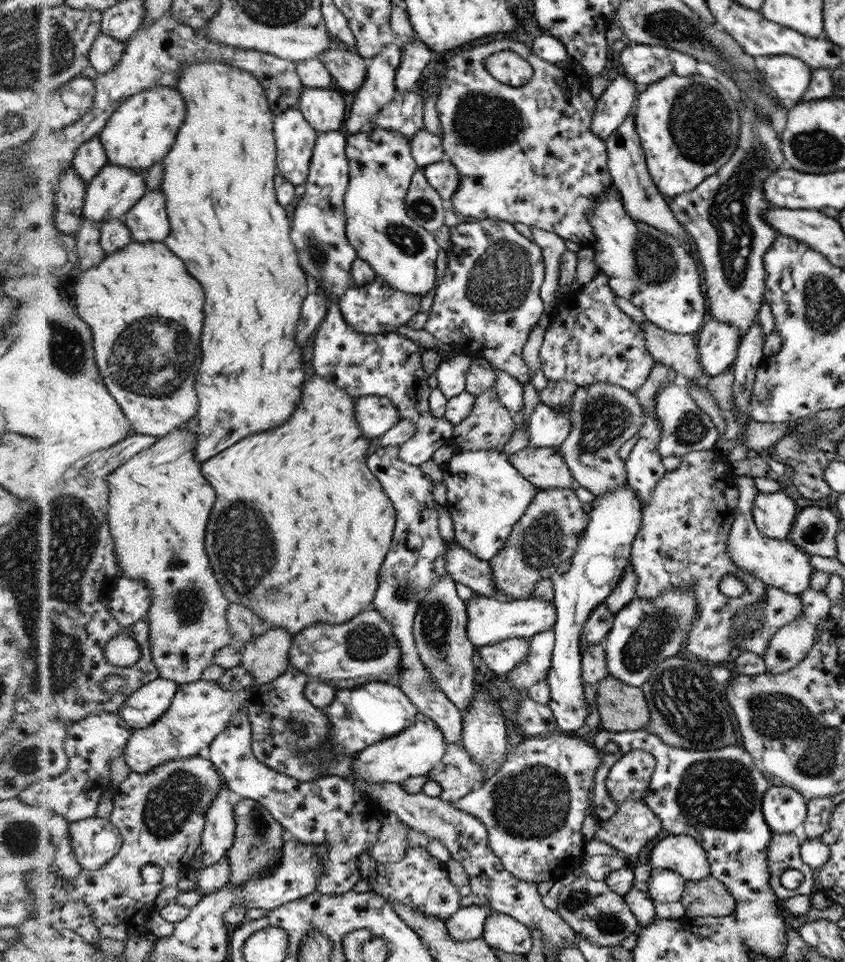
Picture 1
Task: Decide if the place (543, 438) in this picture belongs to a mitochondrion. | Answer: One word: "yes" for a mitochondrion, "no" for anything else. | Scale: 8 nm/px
no

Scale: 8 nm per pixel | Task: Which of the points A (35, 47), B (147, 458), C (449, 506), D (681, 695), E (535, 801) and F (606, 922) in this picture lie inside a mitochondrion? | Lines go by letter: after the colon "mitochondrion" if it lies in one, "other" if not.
A: mitochondrion
B: other
C: other
D: mitochondrion
E: mitochondrion
F: mitochondrion

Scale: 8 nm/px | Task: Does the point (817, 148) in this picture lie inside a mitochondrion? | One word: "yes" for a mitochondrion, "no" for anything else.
yes

